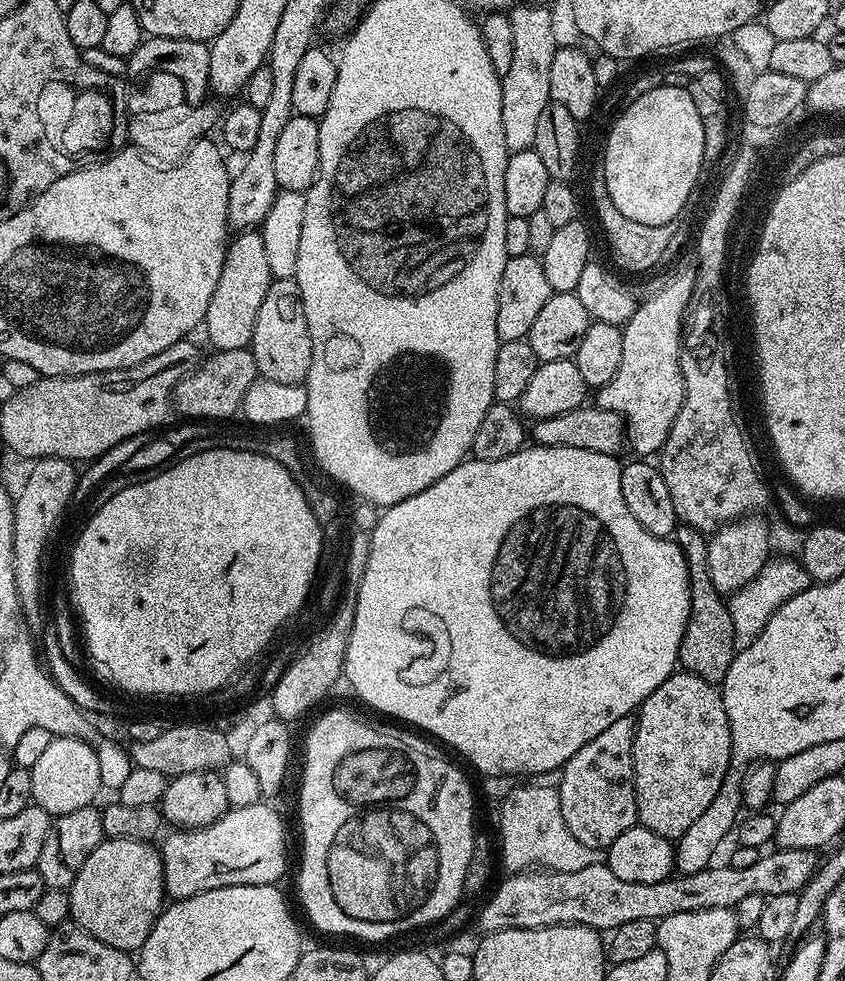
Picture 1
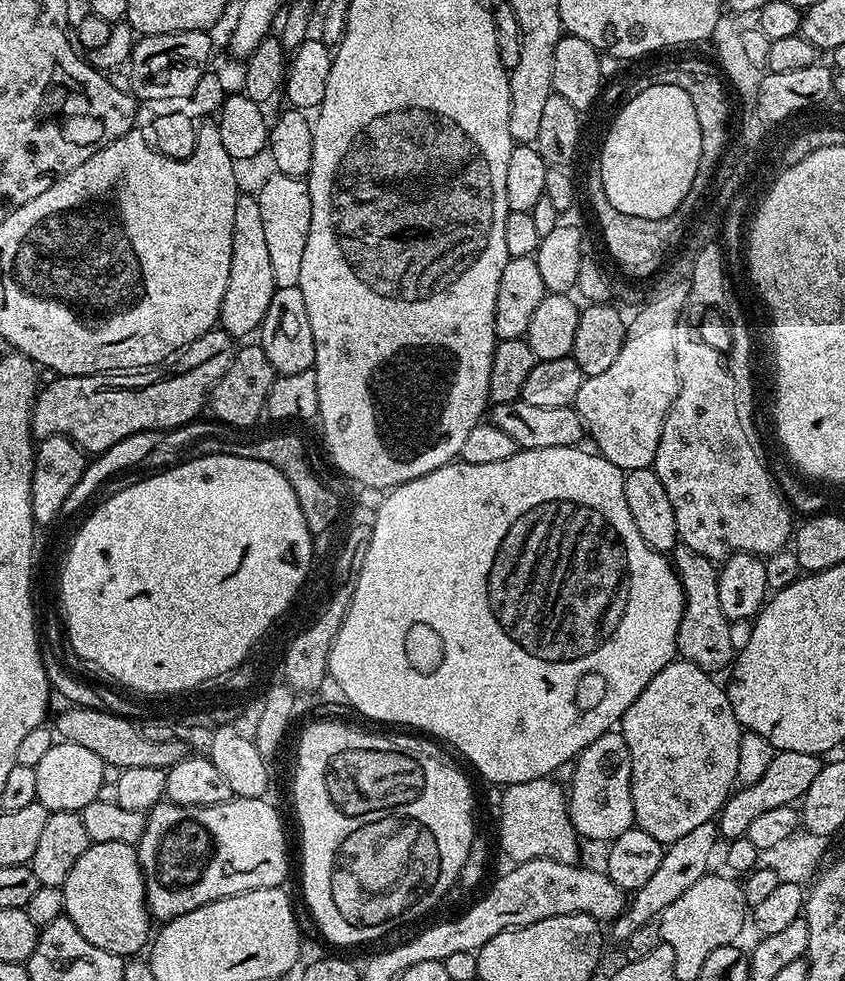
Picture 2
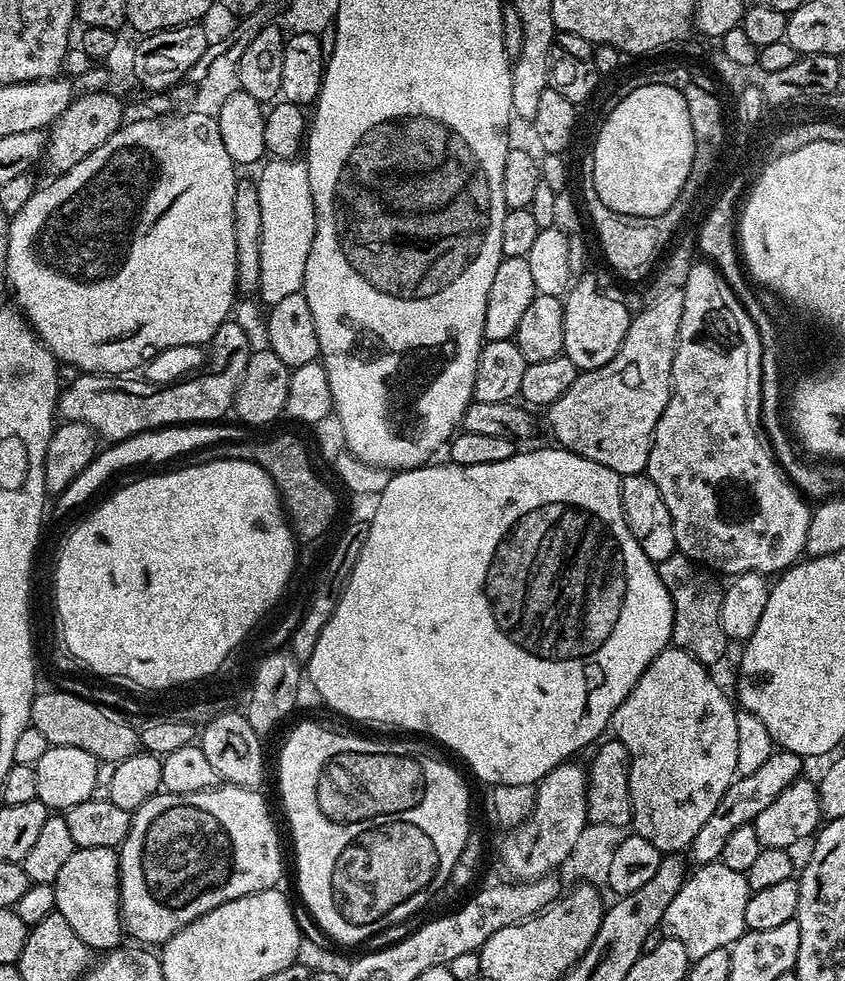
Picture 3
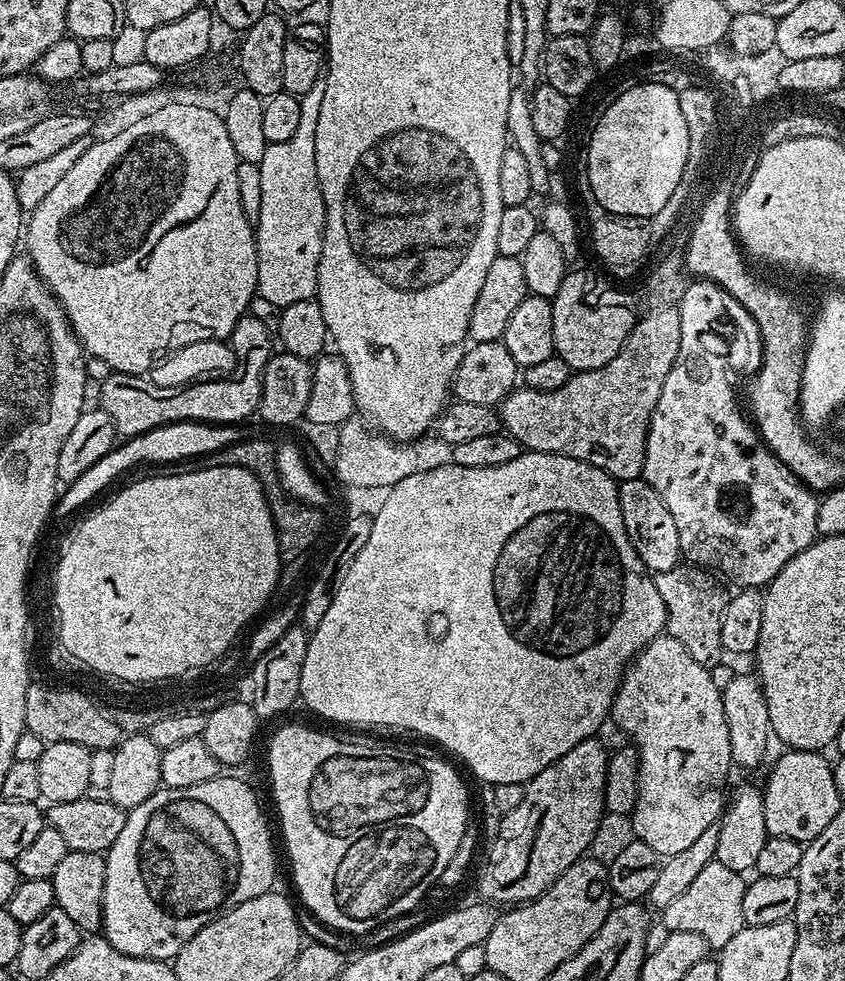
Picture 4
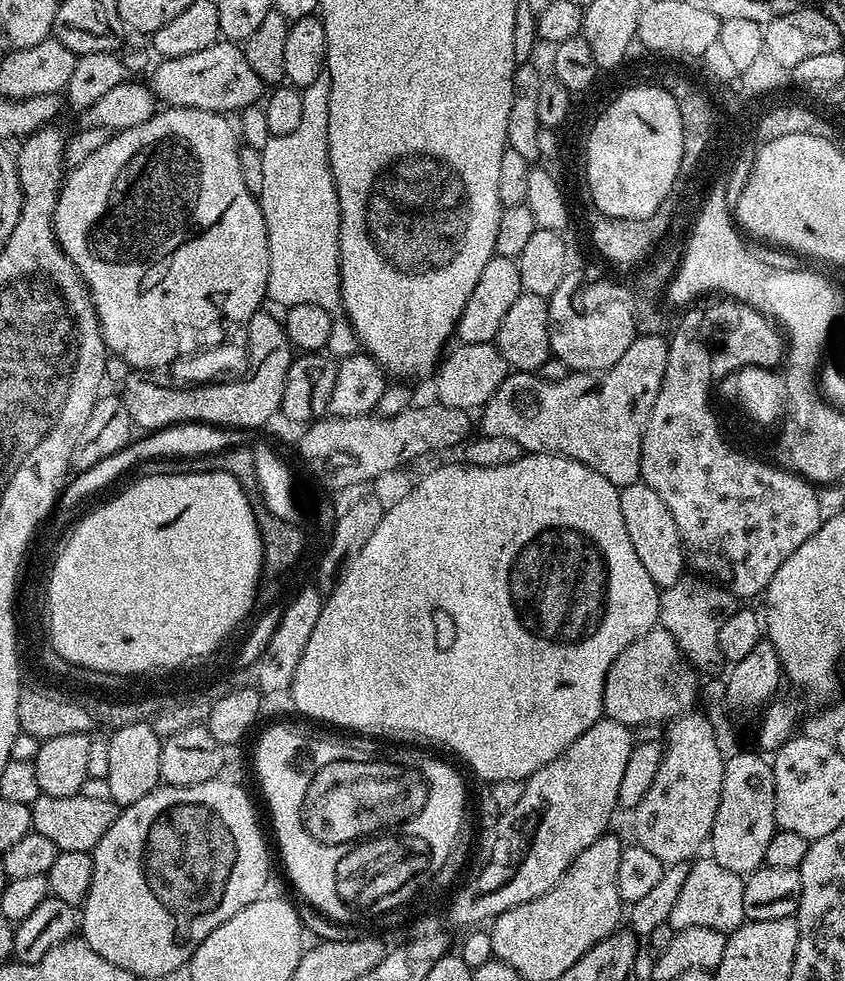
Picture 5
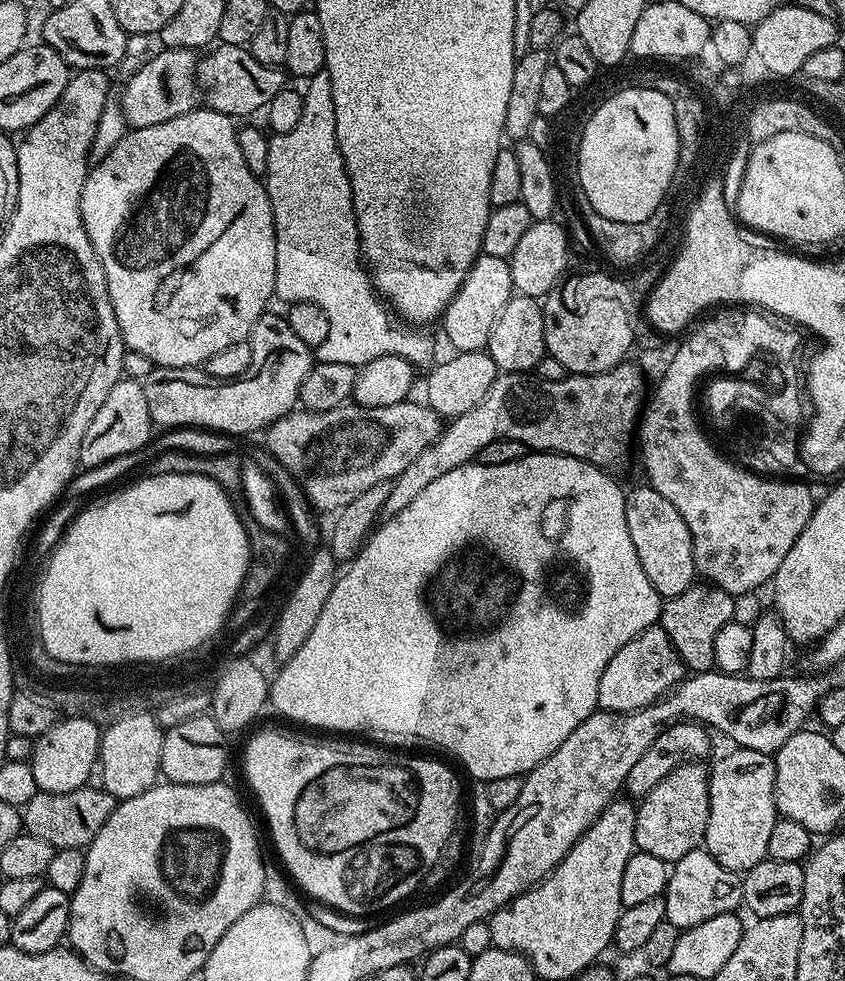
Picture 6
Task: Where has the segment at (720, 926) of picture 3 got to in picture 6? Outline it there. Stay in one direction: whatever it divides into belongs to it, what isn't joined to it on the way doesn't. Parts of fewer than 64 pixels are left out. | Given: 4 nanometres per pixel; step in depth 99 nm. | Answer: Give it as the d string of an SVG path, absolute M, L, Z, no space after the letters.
M703 847L690 850L681 860L671 865L668 885L662 897L664 919L681 930L710 922L718 914L736 912L744 902L744 881L741 873L726 870L722 862L715 860Z

